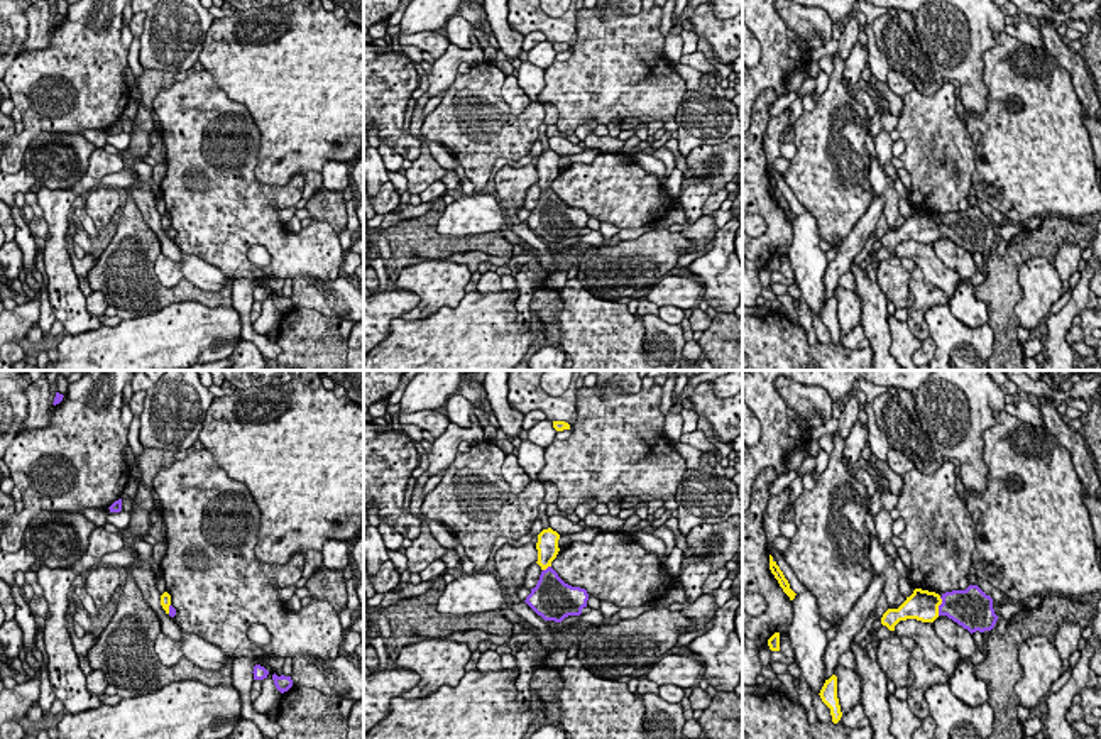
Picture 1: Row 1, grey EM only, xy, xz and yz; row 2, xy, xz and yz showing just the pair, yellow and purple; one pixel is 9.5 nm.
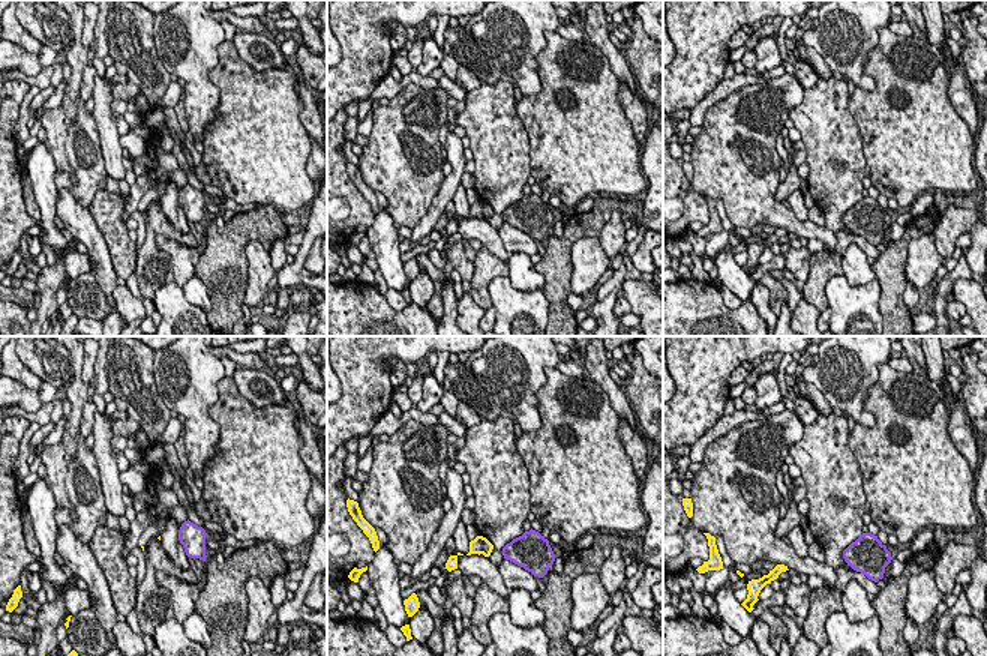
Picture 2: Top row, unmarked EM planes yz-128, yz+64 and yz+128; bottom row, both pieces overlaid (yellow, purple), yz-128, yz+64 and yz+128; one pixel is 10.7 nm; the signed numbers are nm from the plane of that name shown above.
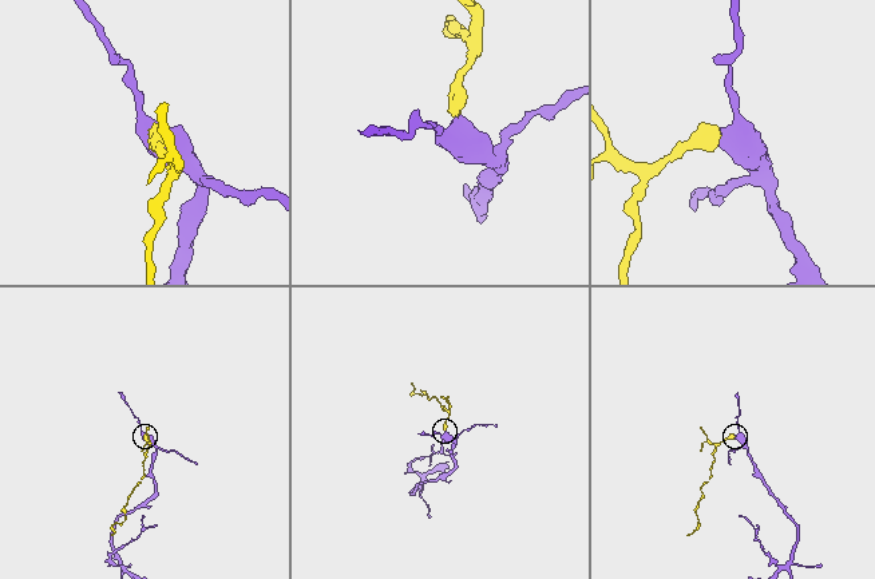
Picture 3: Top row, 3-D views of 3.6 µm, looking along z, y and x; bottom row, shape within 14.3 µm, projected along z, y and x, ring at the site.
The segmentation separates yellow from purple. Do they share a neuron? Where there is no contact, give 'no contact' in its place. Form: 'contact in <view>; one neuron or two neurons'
contact in yz; one neuron

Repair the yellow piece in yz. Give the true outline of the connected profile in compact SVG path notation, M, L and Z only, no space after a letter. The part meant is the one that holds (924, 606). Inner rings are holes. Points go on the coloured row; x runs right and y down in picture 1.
M969 585L966 590L952 590L942 595L915 588L898 609L888 609L883 614L881 624L895 631L900 621L934 622L939 616L947 616L971 634L991 631L998 621L993 599L978 585Z

